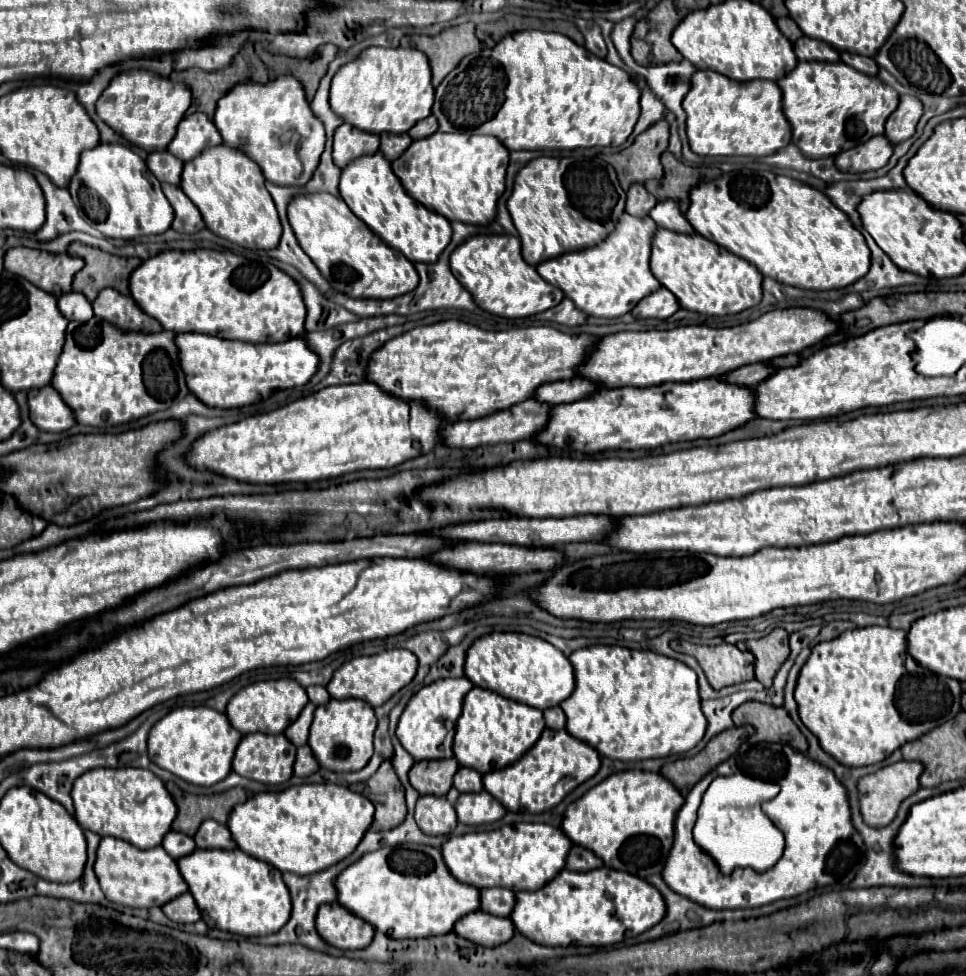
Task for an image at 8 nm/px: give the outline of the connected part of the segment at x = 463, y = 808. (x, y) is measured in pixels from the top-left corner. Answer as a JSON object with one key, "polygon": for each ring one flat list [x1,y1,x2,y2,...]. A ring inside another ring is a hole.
{"polygon":[[486,790,476,794,460,794,454,808,458,814,458,822,470,826,496,822,506,814,506,808,496,802,496,798,492,798]]}

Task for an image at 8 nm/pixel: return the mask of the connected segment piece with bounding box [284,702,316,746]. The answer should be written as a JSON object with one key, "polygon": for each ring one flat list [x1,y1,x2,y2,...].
{"polygon":[[306,704,304,710,300,712,300,716,296,718,296,722,292,722,286,728,286,738,294,744,294,746,304,746,308,742,308,730,310,730,310,722,312,722,312,714,314,714,314,704]]}

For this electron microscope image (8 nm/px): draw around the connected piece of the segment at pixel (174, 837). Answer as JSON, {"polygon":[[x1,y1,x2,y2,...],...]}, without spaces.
{"polygon":[[172,830,172,832,168,832,168,834,164,836,162,848,168,850,168,854,170,854,174,860,178,860,178,858,188,856,190,852,194,852,194,850,196,850,196,842,194,842,194,838,186,836,186,834,182,834,182,832,174,832,174,830]]}

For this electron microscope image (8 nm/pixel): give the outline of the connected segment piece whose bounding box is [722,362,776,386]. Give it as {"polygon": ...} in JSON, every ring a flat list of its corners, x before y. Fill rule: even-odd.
{"polygon":[[768,362,768,364,748,364,748,366,742,366,734,372,730,372,728,376,722,376,722,380,728,380,732,384,740,384,740,386,756,386,760,384,762,380,766,380,776,368]]}

